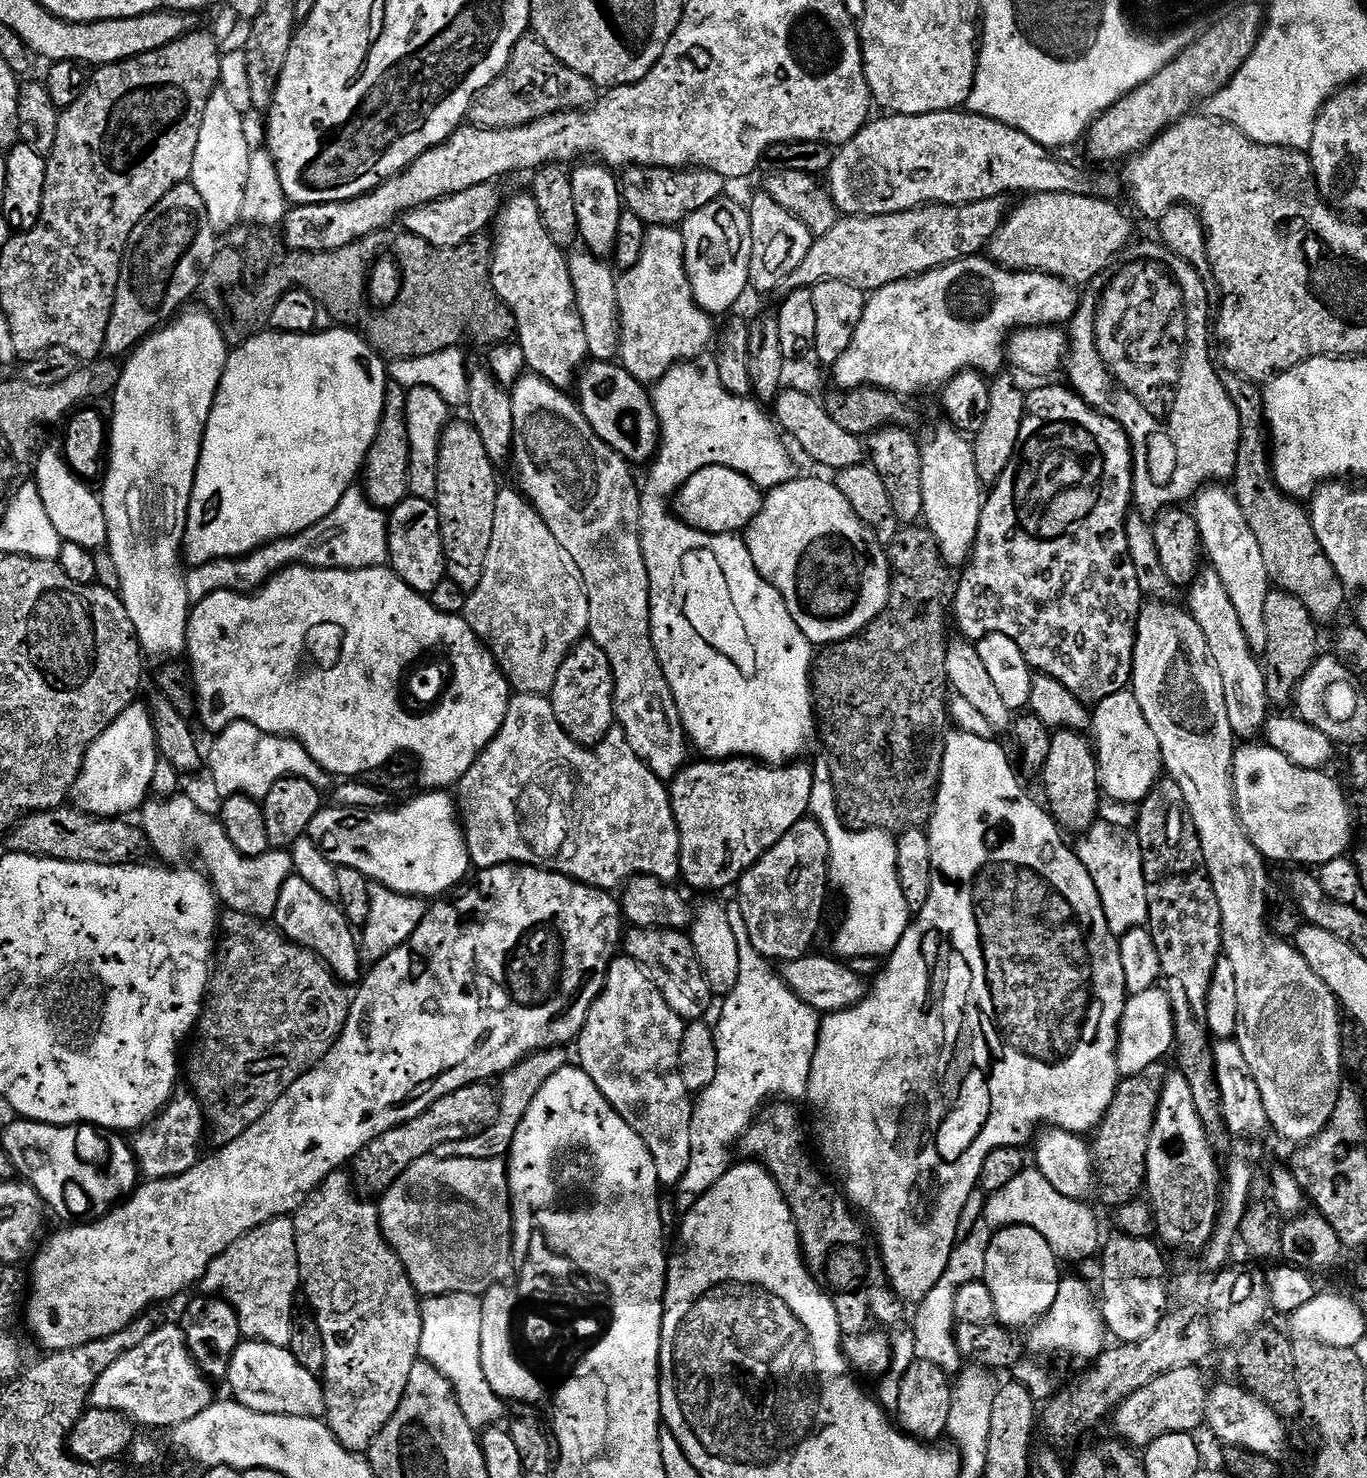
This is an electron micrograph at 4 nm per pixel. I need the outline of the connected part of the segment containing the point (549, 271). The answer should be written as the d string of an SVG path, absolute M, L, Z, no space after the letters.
M530 194L512 196L509 200L507 197L495 216L495 228L496 241L491 241L490 244L492 288L498 294L500 301L512 311L512 317L518 321L519 346L525 354L531 354L530 368L535 375L549 380L558 389L571 389L571 384L573 387L578 373L585 367L589 354L586 330L582 326L582 318L576 305L574 282L570 282L565 249L558 247L550 238L542 222L542 214L538 210L536 199Z

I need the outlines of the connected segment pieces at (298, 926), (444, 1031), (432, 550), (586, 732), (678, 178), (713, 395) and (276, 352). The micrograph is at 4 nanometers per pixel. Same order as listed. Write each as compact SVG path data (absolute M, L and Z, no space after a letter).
M297 874L289 876L278 894L274 924L292 943L315 952L329 968L340 968L340 972L344 972L344 982L361 979L362 963L357 948L358 936L353 925L349 924L344 913L331 899L323 897L314 886Z
M505 866L494 868L483 873L480 884L476 884L465 896L457 898L453 904L440 904L427 913L417 929L404 944L393 950L384 960L371 965L372 972L363 977L359 985L360 993L355 993L352 1007L340 1037L344 1044L337 1041L340 1048L333 1044L327 1056L323 1060L328 1063L324 1072L316 1071L316 1076L305 1075L308 1080L304 1084L294 1082L292 1096L284 1100L284 1104L274 1102L274 1106L268 1109L272 1116L264 1120L264 1124L254 1122L249 1128L252 1132L245 1130L248 1136L242 1133L244 1140L240 1138L240 1144L230 1142L232 1148L224 1145L224 1156L220 1160L212 1160L212 1164L205 1164L200 1168L197 1164L186 1174L175 1176L169 1180L154 1180L144 1182L137 1187L131 1196L127 1197L119 1206L113 1207L107 1216L101 1216L95 1222L84 1222L79 1226L64 1226L61 1232L56 1232L44 1244L44 1249L36 1256L32 1264L32 1297L28 1300L28 1328L36 1335L36 1340L42 1347L48 1348L49 1353L65 1352L67 1348L77 1348L83 1344L89 1344L95 1340L105 1340L113 1336L115 1332L121 1332L127 1328L137 1316L149 1311L159 1300L168 1300L171 1296L179 1294L183 1288L188 1288L197 1283L203 1277L204 1272L212 1265L212 1261L232 1245L235 1240L240 1240L247 1232L252 1232L260 1225L270 1220L287 1217L295 1213L296 1209L304 1203L305 1199L317 1191L329 1179L335 1168L340 1168L353 1161L355 1156L367 1147L372 1139L385 1134L391 1128L407 1120L418 1118L432 1104L454 1091L475 1085L486 1080L495 1081L502 1077L505 1072L511 1071L517 1064L522 1063L533 1052L544 1049L568 1046L579 1037L584 1030L584 1023L588 1020L588 1012L606 983L608 968L613 961L616 947L621 947L622 933L626 928L626 920L622 915L621 905L618 903L611 891L603 888L593 888L590 884L581 884L579 880L573 880L571 876L563 876L560 872L549 872L533 868L531 866Z
M409 498L393 509L388 521L388 558L390 567L407 588L421 594L432 594L446 580L444 539L440 514L435 503Z
M581 642L569 652L562 662L562 670L558 670L558 678L554 682L550 693L552 709L567 736L578 744L595 746L608 736L608 731L616 724L616 711L614 710L614 678L610 670L610 662L604 651L591 642Z
M632 166L622 176L622 204L627 211L638 214L648 226L680 226L702 206L725 195L726 180L707 168L642 168Z
M707 352L697 356L693 360L681 361L667 371L662 379L657 380L651 389L653 408L660 422L660 446L651 461L652 467L648 476L641 485L640 494L640 541L642 542L643 560L646 564L648 585L650 586L650 616L651 638L654 642L654 650L659 664L662 666L662 674L666 674L666 682L670 684L671 694L677 706L679 717L682 718L682 726L691 743L700 751L699 755L713 760L726 760L729 758L751 758L759 760L769 766L784 766L795 761L808 748L812 740L812 731L818 725L818 720L813 716L814 683L812 670L814 661L814 645L805 638L802 630L798 629L798 622L790 617L790 610L779 592L766 577L755 568L754 558L750 554L745 541L736 534L722 536L710 536L706 532L700 532L696 528L681 522L670 511L669 501L673 499L683 488L684 483L694 474L698 474L703 468L728 468L741 473L748 480L754 482L757 488L764 490L769 487L768 475L778 474L779 483L787 483L792 477L792 456L784 449L784 444L777 437L775 431L764 428L764 419L769 416L765 409L761 409L755 399L736 396L724 388L718 374L716 357Z
M332 326L329 332L321 336L317 334L303 334L278 332L267 330L259 336L253 335L243 341L240 349L233 351L228 358L228 365L224 371L224 377L220 383L220 393L212 407L212 413L208 419L208 426L204 431L204 445L196 482L192 491L192 502L188 511L188 525L184 531L184 546L182 556L189 560L192 568L201 568L212 560L230 560L233 557L247 556L248 553L262 548L273 540L283 540L289 536L296 536L300 532L312 528L319 520L326 518L342 502L345 493L353 491L352 484L361 479L365 471L368 455L372 447L376 445L376 436L380 433L380 423L384 417L384 405L388 402L388 389L390 377L385 361L379 352L368 343L363 335L356 330L349 330L344 326Z

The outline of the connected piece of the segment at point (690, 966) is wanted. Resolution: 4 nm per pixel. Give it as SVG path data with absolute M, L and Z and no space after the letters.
M641 927L630 932L626 936L627 955L652 977L662 998L666 998L669 1006L685 1022L703 1021L708 1007L714 1001L714 995L704 977L689 933L684 930L669 930L666 927Z

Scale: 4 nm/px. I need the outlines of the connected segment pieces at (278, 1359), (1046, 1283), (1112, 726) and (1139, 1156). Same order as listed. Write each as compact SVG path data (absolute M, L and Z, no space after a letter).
M244 1340L237 1346L228 1367L227 1387L232 1387L231 1394L242 1407L258 1412L268 1412L270 1415L296 1415L301 1413L310 1417L323 1417L324 1411L324 1385L312 1372L307 1372L296 1361L292 1350L287 1347L274 1346L273 1343L262 1343L256 1340Z
M1026 1225L1000 1229L989 1244L983 1284L993 1296L995 1319L1013 1330L1027 1329L1054 1305L1062 1279L1061 1261L1037 1230Z
M1125 690L1095 705L1091 729L1095 732L1096 769L1100 775L1100 791L1116 804L1139 805L1150 794L1162 776L1162 761L1158 738L1142 714L1136 697Z
M1159 1063L1147 1067L1138 1076L1121 1079L1116 1087L1113 1101L1108 1107L1103 1122L1097 1128L1095 1140L1092 1140L1093 1159L1098 1171L1098 1188L1101 1202L1112 1210L1119 1210L1124 1205L1137 1201L1142 1194L1147 1172L1145 1158L1148 1153L1149 1134L1152 1132L1160 1102L1160 1092L1164 1085L1166 1070Z

